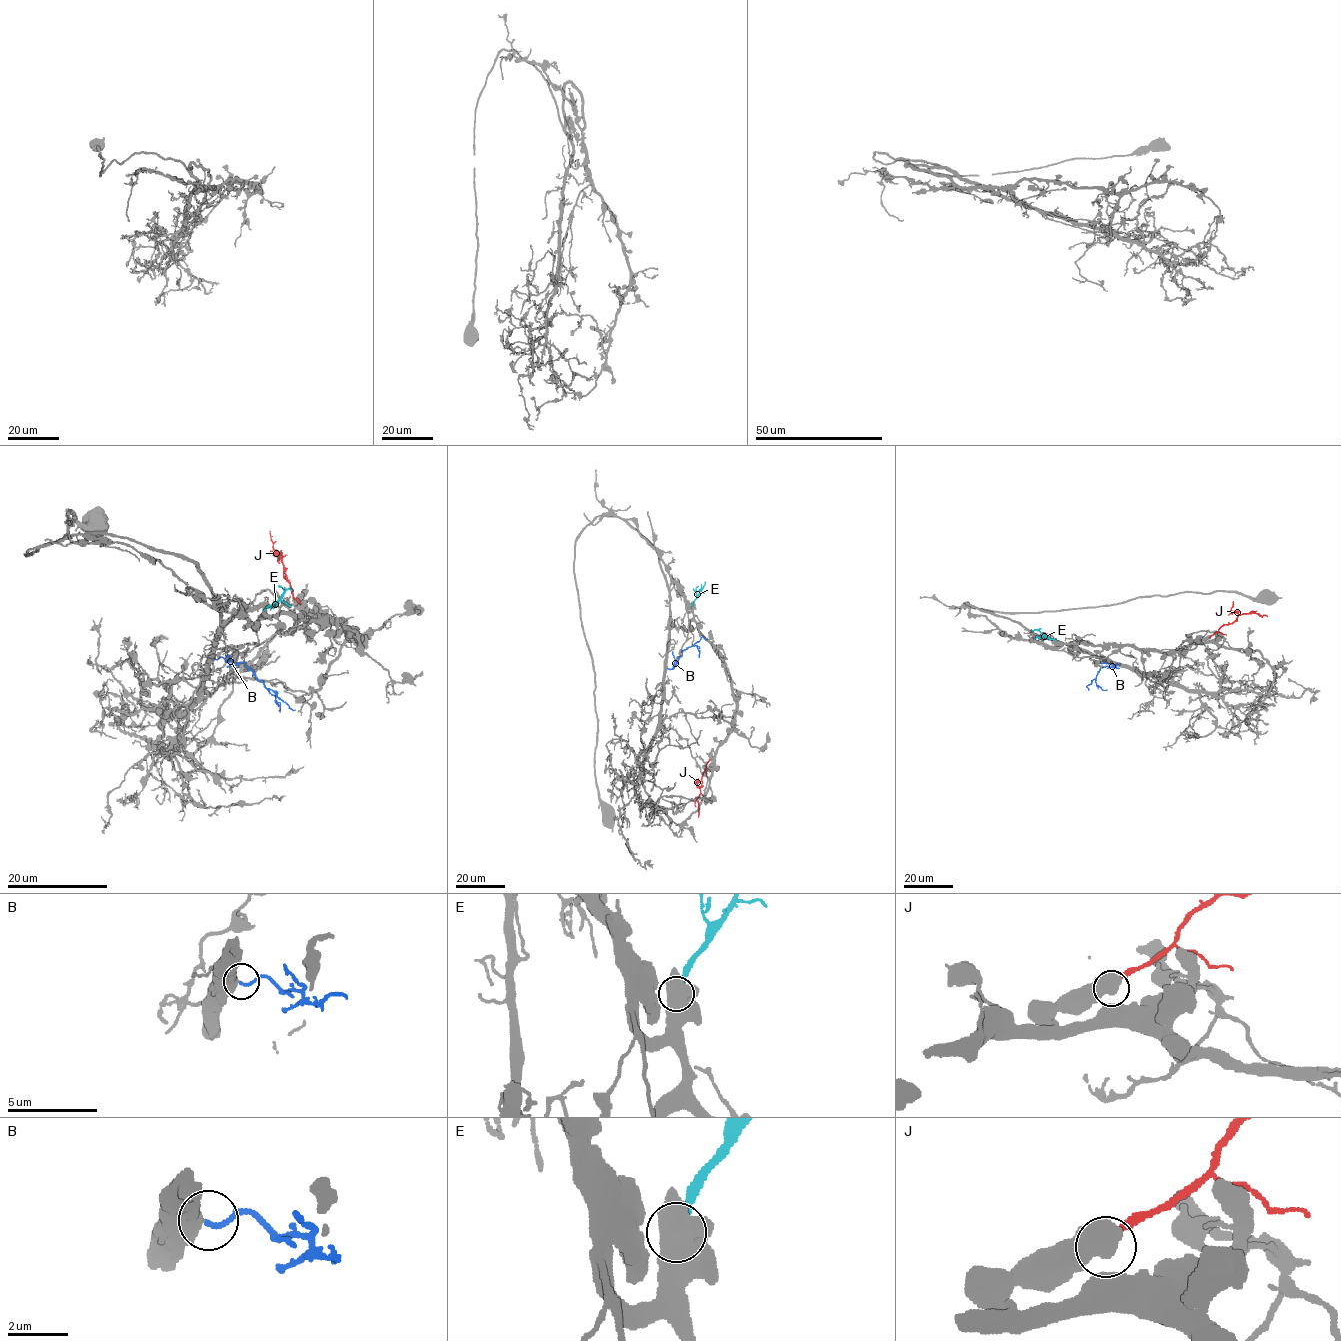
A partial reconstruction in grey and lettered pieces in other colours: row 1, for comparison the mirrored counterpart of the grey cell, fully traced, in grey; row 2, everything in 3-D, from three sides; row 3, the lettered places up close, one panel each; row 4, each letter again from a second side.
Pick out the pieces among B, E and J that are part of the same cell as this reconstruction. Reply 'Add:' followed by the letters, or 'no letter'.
Add: B

